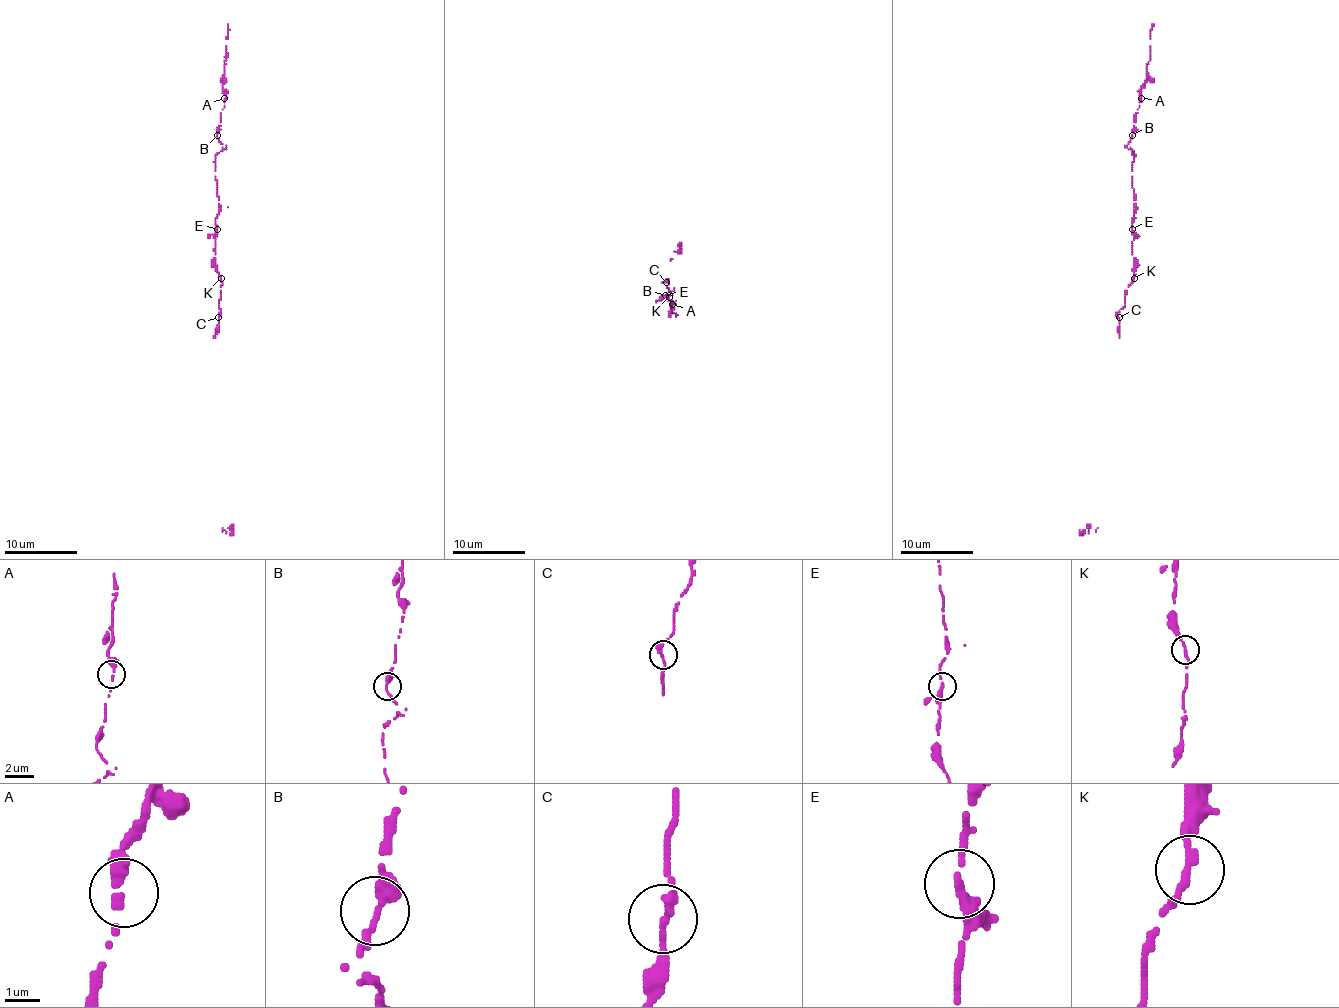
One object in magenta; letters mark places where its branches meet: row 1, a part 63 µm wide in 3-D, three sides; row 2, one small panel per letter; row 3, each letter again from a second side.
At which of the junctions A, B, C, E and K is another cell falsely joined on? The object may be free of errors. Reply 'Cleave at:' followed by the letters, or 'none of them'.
Cleave at: none of them

